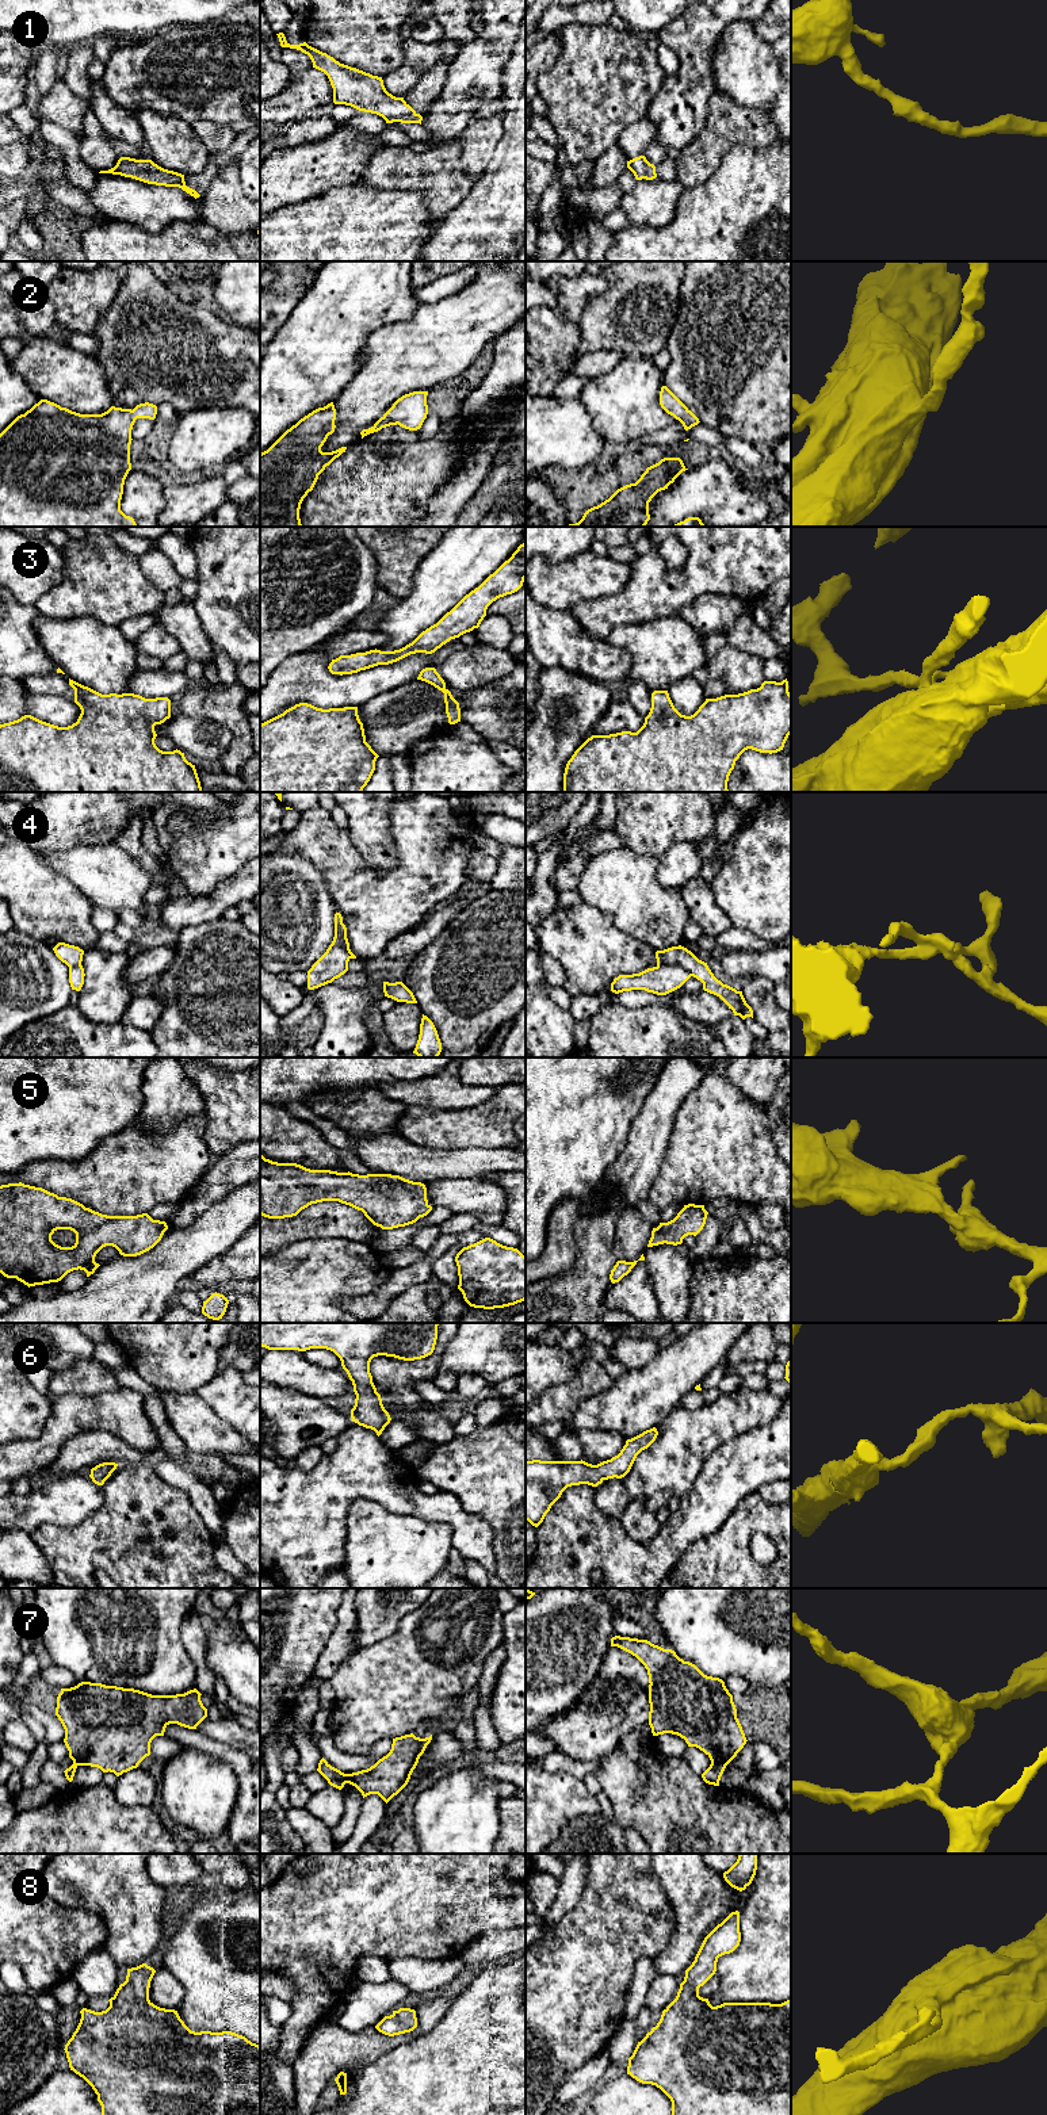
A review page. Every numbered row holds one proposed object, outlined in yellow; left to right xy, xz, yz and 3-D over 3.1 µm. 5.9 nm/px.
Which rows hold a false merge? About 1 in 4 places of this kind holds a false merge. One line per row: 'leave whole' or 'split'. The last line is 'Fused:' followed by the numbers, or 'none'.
1: leave whole
2: leave whole
3: leave whole
4: split
5: leave whole
6: leave whole
7: split
8: leave whole
Fused: 4, 7

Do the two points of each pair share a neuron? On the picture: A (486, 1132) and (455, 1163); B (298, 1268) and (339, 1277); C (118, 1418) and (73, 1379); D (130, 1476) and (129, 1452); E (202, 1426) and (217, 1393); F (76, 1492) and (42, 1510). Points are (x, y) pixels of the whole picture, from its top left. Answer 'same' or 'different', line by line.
A: different
B: same
C: different
D: different
E: different
F: same

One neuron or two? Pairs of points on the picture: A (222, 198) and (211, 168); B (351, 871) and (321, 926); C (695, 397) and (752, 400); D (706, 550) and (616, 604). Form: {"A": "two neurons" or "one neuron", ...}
{"A": "two neurons", "B": "two neurons", "C": "one neuron", "D": "one neuron"}

